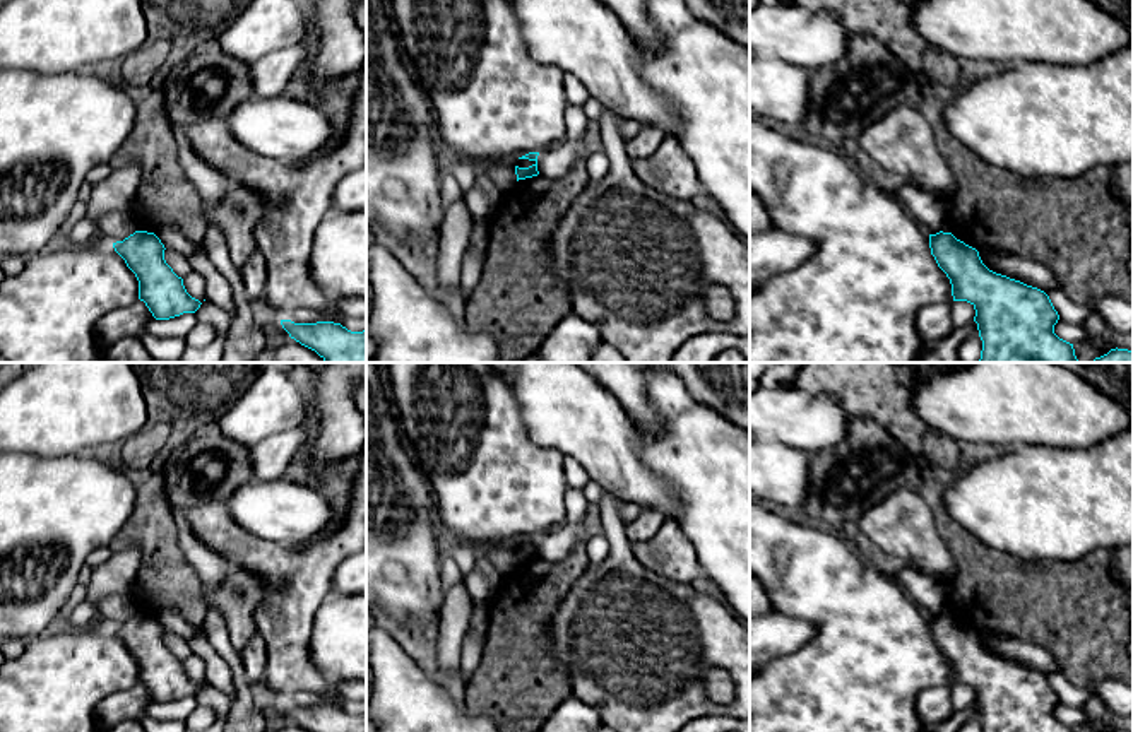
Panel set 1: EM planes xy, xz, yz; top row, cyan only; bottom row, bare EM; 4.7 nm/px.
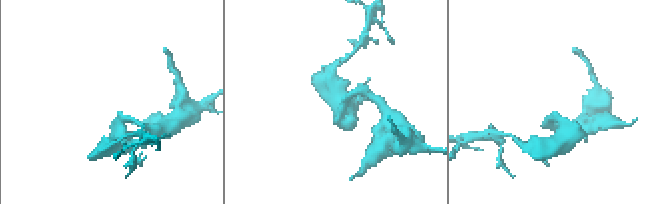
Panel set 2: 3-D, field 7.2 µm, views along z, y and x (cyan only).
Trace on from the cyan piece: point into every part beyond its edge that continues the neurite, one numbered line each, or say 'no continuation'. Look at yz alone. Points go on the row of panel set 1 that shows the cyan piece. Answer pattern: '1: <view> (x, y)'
no continuation

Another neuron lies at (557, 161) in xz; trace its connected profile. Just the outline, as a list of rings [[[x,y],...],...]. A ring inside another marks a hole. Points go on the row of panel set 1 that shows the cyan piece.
[[[568,104],[565,108],[565,140],[558,145],[543,149],[537,156],[537,171],[546,180],[566,176],[584,156],[584,130],[587,118],[584,109]]]

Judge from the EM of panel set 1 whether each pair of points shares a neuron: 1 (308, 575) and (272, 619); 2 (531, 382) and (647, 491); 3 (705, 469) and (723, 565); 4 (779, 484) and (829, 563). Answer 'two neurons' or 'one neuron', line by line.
1: one neuron
2: one neuron
3: one neuron
4: two neurons

